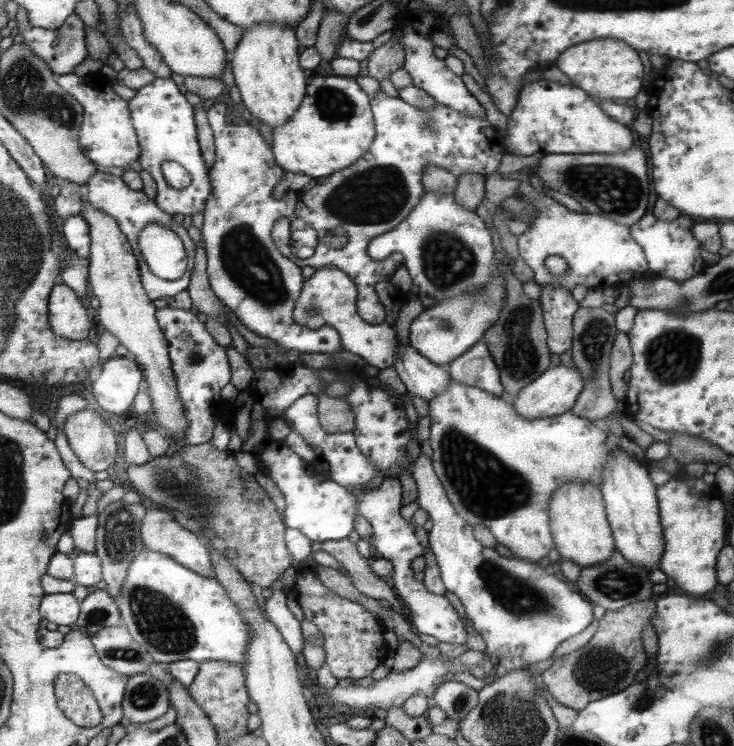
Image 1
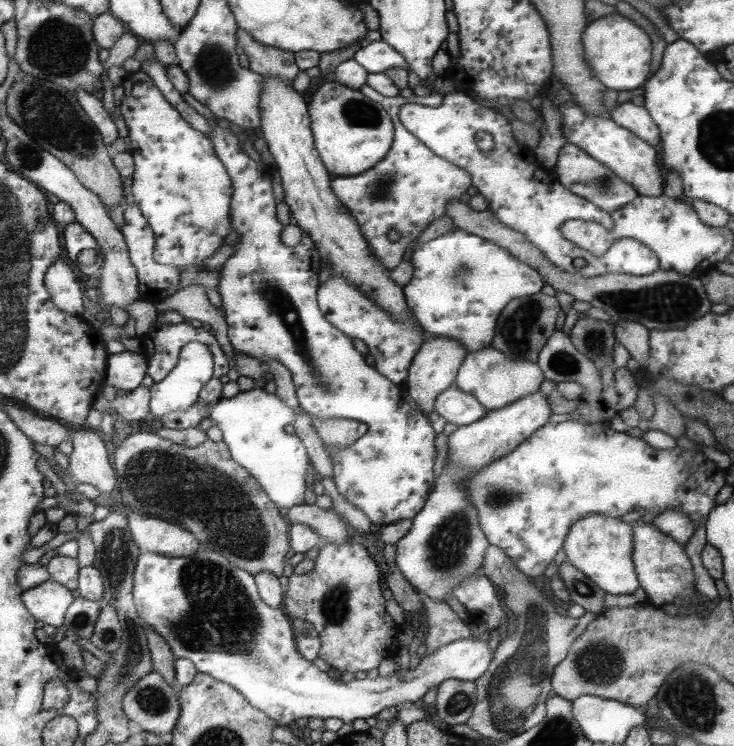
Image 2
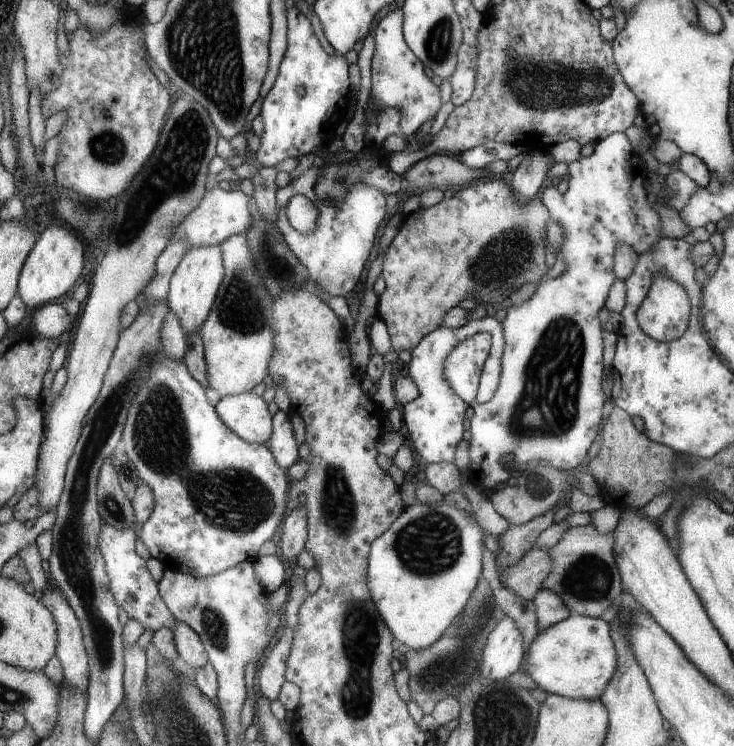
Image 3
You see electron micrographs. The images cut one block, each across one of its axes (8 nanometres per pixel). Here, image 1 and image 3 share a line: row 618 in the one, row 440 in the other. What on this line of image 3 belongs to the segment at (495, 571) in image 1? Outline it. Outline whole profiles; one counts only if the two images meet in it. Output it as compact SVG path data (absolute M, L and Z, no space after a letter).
M611 134L609 138L595 144L595 150L569 164L569 188L563 194L557 188L549 186L541 194L541 202L547 206L551 222L557 222L563 228L563 246L561 258L565 262L565 270L553 278L543 282L535 294L523 302L521 306L507 304L507 316L501 322L503 326L503 360L501 360L501 378L497 392L483 404L477 402L477 390L483 366L491 354L493 336L491 334L475 334L465 338L447 358L445 358L445 382L451 384L453 392L463 398L471 408L473 416L469 420L469 472L477 482L477 490L481 494L491 496L495 484L509 478L509 472L503 464L503 458L511 464L547 464L551 468L571 472L583 460L587 460L585 452L591 446L595 434L599 434L601 420L601 404L605 400L601 390L603 364L601 364L601 322L597 312L607 300L607 290L613 284L611 272L611 256L619 244L629 244L641 256L659 242L659 216L651 210L651 204L645 200L643 180L647 176L645 164L631 148L625 134Z

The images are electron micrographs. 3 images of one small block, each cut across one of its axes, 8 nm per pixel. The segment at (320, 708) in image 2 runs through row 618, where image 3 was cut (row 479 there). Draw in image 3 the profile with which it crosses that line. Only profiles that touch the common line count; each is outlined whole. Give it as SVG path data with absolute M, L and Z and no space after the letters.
M165 350L159 356L161 360L155 364L147 386L131 406L121 440L121 450L129 454L141 480L151 484L157 496L157 510L139 530L139 538L151 556L165 564L165 570L209 578L261 556L263 544L283 528L287 518L291 478L271 448L247 442L223 422L215 406L215 396L193 376L185 362L171 360Z

